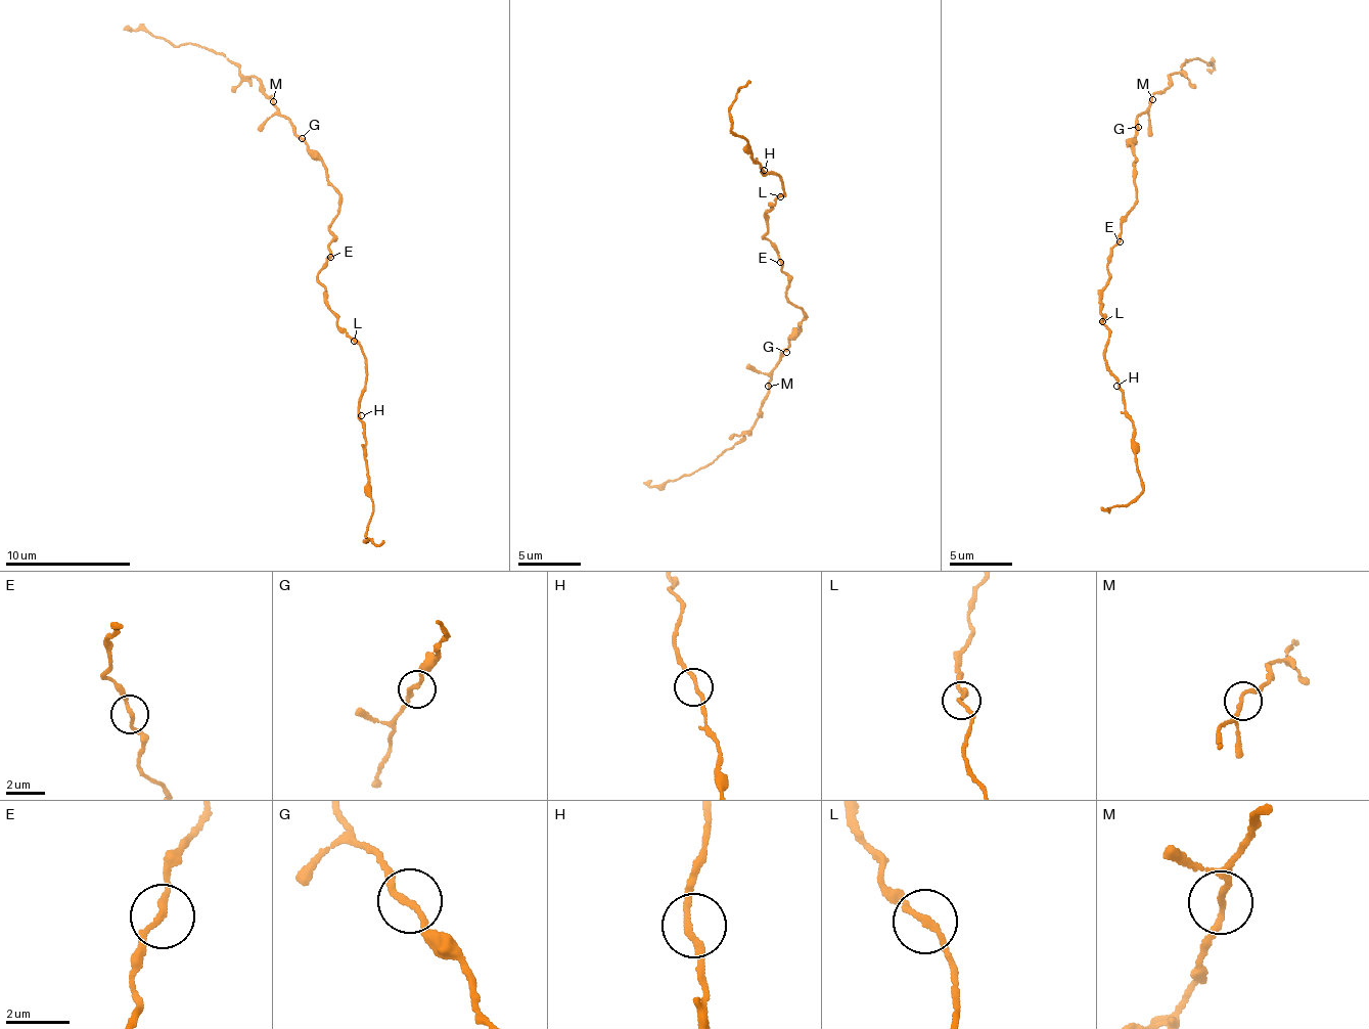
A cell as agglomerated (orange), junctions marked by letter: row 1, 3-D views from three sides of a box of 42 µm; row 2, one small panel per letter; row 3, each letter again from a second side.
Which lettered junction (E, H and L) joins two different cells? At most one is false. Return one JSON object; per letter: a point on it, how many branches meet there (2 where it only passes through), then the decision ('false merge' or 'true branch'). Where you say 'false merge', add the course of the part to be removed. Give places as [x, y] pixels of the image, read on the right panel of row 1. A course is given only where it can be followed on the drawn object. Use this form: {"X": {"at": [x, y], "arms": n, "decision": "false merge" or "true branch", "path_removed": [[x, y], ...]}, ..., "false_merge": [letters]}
{"E": {"at": [1120, 241], "arms": 2, "decision": "true branch"}, "H": {"at": [1116, 386], "arms": 2, "decision": "true branch"}, "L": {"at": [1102, 321], "arms": 2, "decision": "true branch"}, "false_merge": []}

